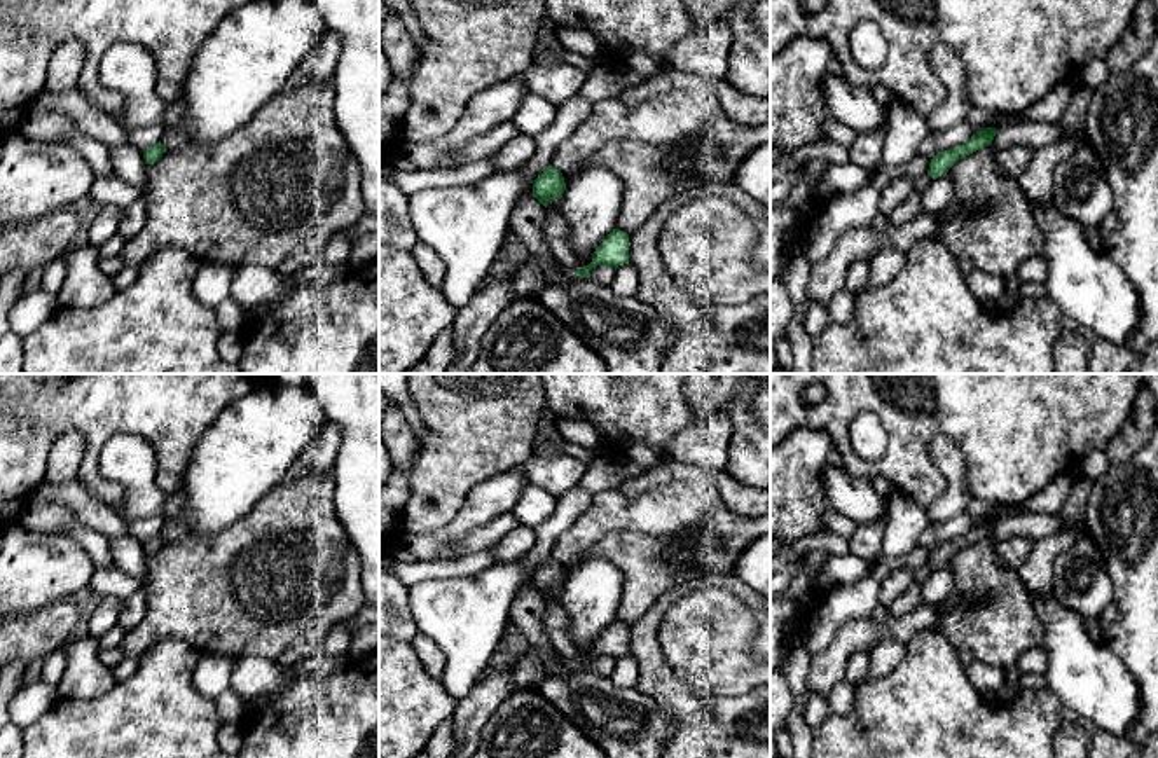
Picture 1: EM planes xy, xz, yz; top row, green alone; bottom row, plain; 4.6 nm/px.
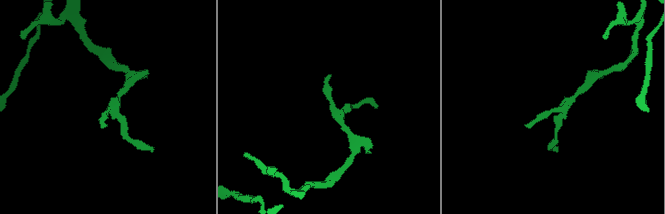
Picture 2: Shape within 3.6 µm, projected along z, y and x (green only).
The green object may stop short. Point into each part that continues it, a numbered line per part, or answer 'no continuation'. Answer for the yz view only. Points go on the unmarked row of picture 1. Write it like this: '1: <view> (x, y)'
no continuation

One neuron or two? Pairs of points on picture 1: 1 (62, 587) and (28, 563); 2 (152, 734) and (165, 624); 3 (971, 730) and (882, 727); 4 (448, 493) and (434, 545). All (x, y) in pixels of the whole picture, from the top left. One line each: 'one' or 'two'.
1: one
2: two
3: one
4: two

